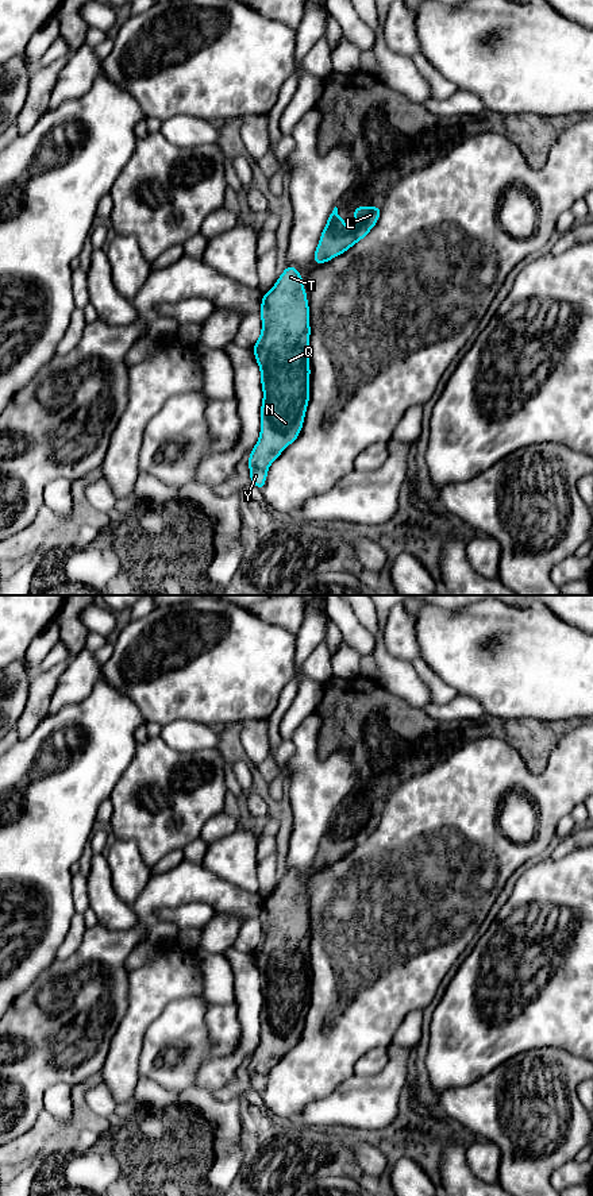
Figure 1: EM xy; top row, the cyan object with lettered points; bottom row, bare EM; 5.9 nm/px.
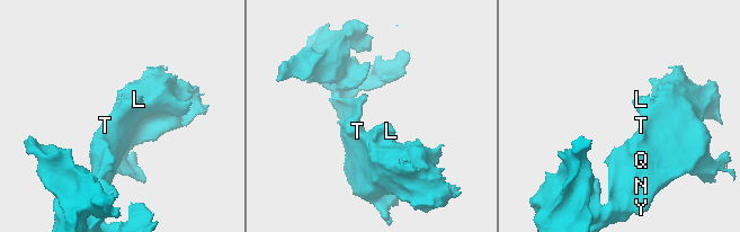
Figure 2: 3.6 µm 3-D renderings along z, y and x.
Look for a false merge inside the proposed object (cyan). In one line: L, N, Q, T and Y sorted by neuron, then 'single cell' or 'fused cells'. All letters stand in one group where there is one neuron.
L N Q T Y; single cell

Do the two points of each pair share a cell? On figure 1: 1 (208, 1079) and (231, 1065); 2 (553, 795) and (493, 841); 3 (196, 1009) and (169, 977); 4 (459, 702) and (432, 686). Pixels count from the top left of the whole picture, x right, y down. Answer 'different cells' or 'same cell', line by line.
1: same cell
2: same cell
3: different cells
4: different cells

